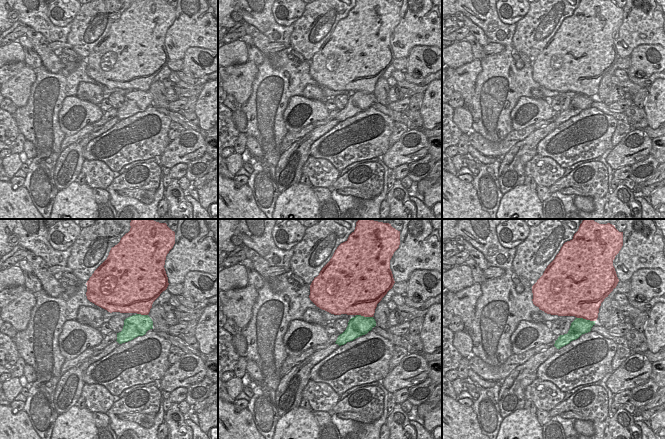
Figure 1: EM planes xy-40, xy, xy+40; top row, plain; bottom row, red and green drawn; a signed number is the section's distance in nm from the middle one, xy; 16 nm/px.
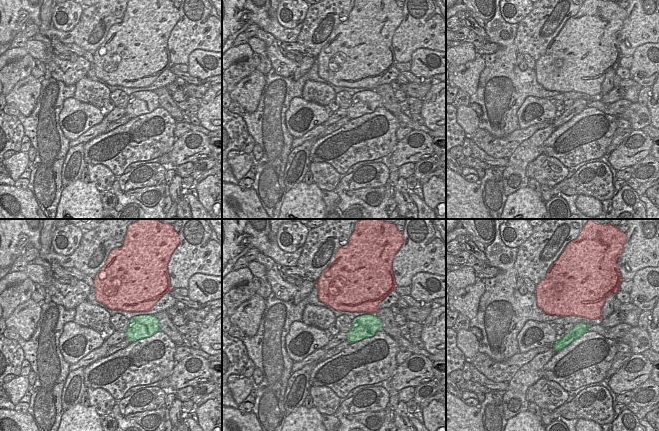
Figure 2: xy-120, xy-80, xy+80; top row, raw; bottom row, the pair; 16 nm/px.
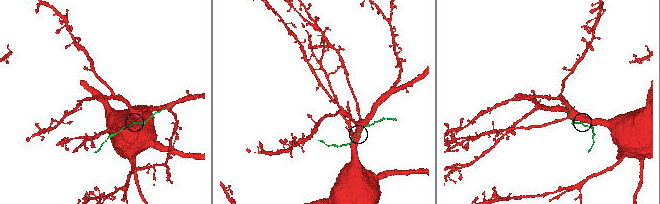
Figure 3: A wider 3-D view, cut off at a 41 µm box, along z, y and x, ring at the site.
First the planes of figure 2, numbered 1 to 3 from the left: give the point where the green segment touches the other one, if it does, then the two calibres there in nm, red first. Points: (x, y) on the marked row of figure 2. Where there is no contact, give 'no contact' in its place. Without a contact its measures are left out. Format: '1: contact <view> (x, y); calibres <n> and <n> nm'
1: no contact
2: contact xy-80 (371, 313); calibres 420 and 380 nm
3: no contact

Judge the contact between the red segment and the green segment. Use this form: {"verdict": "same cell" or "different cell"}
{"verdict": "different cell"}

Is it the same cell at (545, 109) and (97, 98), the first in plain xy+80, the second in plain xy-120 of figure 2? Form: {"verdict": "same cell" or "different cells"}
{"verdict": "different cells"}

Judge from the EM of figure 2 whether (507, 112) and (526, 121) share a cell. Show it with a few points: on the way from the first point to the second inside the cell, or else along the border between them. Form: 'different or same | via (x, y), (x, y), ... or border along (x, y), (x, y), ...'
different | border along (529, 96), (517, 111), (518, 127)

